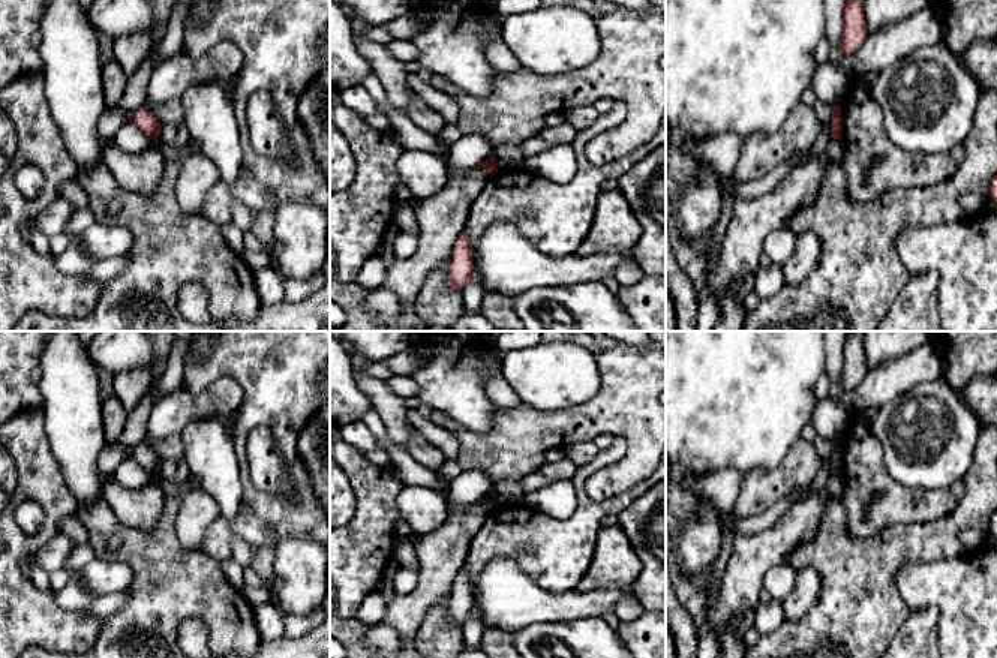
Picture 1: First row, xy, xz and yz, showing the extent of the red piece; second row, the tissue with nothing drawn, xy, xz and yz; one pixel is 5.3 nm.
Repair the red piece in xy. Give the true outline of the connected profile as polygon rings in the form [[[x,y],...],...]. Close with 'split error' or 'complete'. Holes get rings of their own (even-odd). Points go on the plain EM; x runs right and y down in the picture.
[[[139,442],[129,453],[147,472],[157,477],[160,469],[160,457],[159,454],[150,448],[147,444]]]; complete

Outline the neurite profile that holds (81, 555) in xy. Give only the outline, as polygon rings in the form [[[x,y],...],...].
[[[75,544],[73,550],[69,553],[63,571],[66,571],[67,574],[79,573],[93,559],[96,559],[96,555],[90,544]]]

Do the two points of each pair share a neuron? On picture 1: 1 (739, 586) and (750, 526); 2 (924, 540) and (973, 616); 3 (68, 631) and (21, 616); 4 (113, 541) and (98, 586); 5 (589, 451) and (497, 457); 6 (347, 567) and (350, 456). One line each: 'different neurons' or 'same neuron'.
1: different neurons
2: different neurons
3: same neuron
4: different neurons
5: different neurons
6: same neuron

